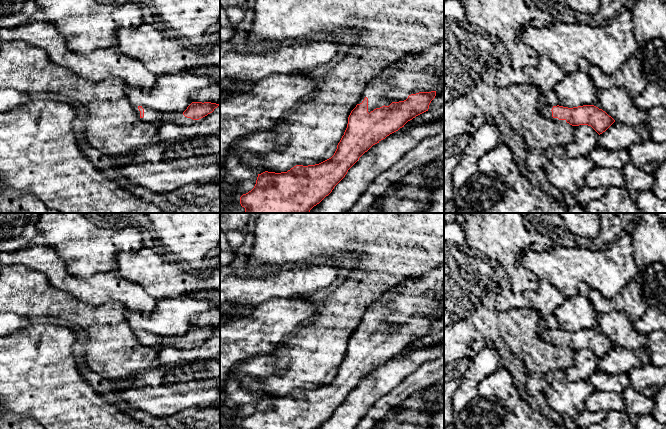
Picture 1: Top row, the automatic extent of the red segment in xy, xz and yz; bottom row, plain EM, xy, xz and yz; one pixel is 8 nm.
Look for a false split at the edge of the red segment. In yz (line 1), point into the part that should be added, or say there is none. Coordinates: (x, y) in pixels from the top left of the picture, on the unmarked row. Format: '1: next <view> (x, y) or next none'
1: next yz (544, 333)

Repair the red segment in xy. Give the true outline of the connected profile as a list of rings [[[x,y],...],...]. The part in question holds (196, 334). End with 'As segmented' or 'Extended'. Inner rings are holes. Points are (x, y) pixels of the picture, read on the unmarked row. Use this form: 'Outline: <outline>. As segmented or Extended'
Outline: [[[192,326],[184,336],[159,336],[146,330],[135,330],[134,333],[141,344],[147,347],[173,346],[178,349],[191,349],[212,337],[218,330],[219,328],[211,326]]]. Extended

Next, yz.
Outline: [[[540,329],[540,336],[552,344],[567,346],[572,350],[591,350],[599,359],[605,356],[615,344],[605,335],[594,329],[573,332],[563,330]]]. Extended

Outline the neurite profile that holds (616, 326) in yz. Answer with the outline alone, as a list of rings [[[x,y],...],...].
[[[620,311],[599,314],[594,330],[605,335],[615,345],[638,350],[646,345],[646,335],[634,329],[633,321]]]

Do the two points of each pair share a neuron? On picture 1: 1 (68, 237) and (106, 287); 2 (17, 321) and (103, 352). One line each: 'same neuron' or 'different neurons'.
1: different neurons
2: different neurons

